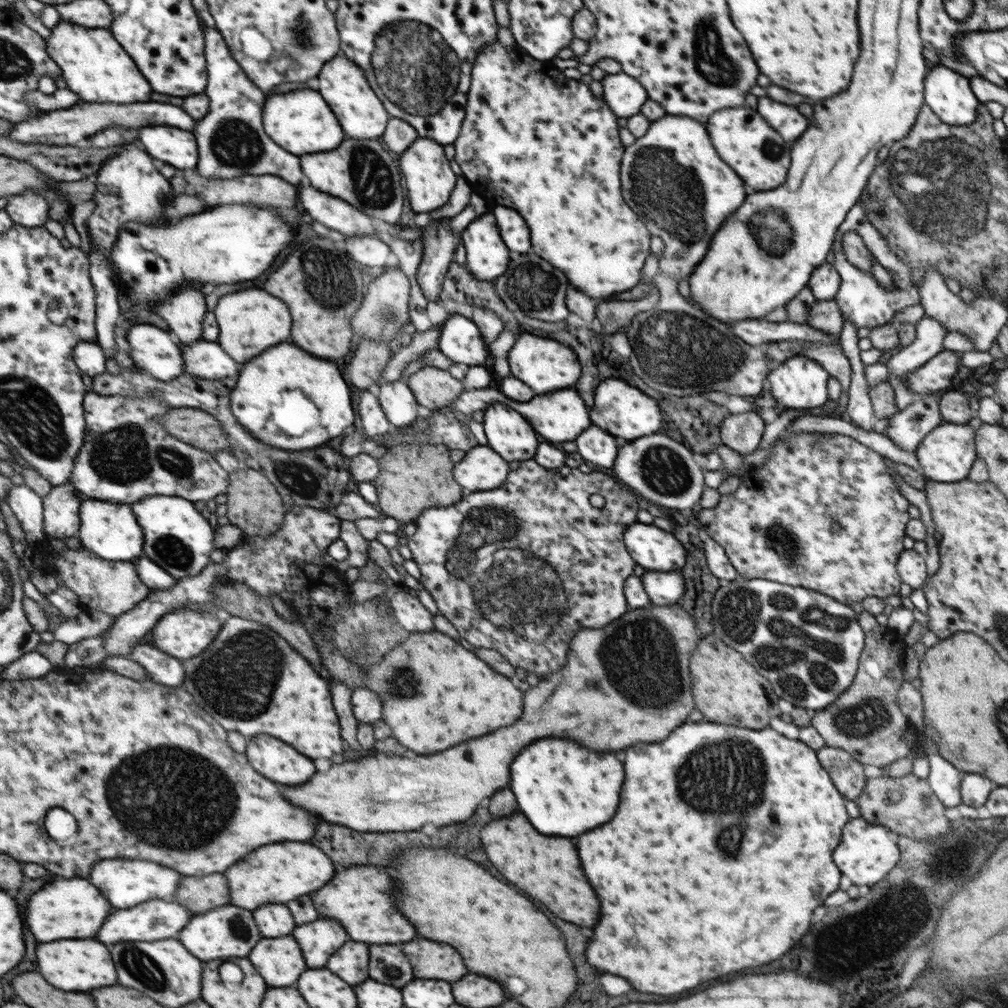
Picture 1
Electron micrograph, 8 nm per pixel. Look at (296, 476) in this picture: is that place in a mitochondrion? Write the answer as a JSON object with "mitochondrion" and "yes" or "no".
{"mitochondrion":"yes"}

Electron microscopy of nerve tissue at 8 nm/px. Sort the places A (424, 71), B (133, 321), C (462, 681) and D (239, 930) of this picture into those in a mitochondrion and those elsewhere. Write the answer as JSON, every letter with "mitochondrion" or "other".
{"A":"mitochondrion","B":"other","C":"other","D":"mitochondrion"}

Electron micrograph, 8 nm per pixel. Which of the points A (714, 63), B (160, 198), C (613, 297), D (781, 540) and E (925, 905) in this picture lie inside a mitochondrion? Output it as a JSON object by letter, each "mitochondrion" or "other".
{"A":"mitochondrion","B":"other","C":"other","D":"mitochondrion","E":"mitochondrion"}

